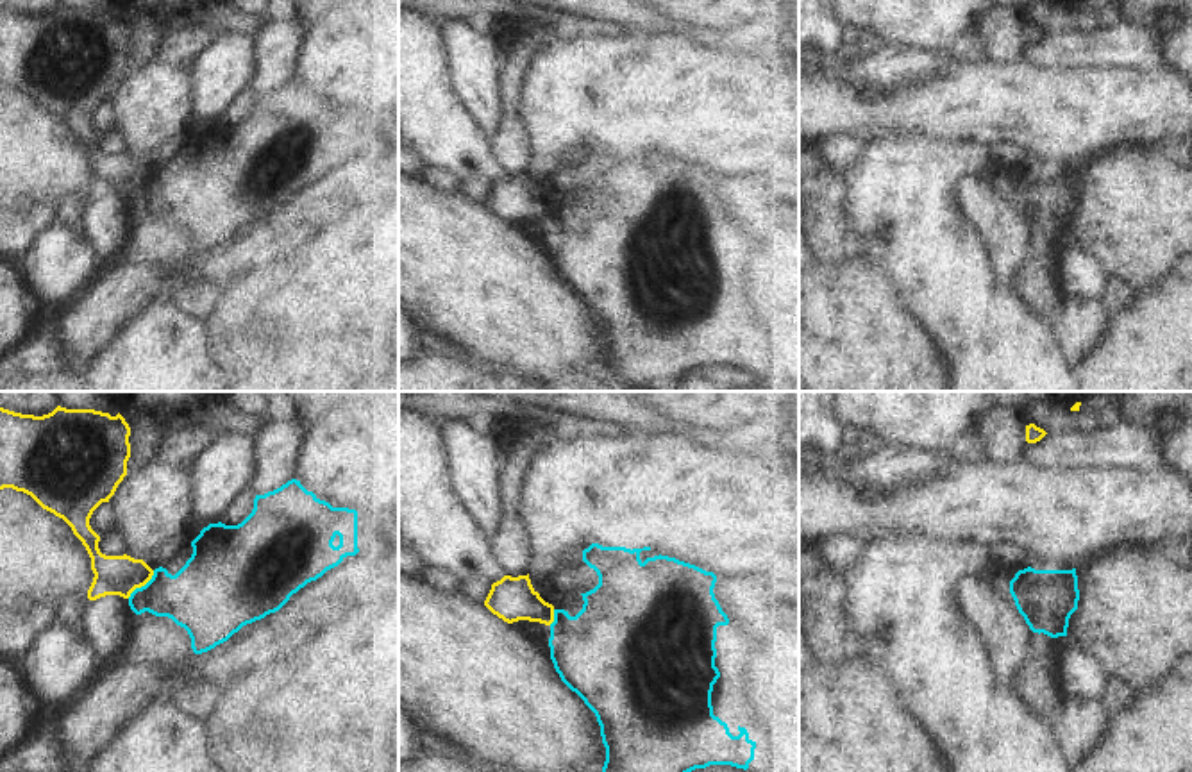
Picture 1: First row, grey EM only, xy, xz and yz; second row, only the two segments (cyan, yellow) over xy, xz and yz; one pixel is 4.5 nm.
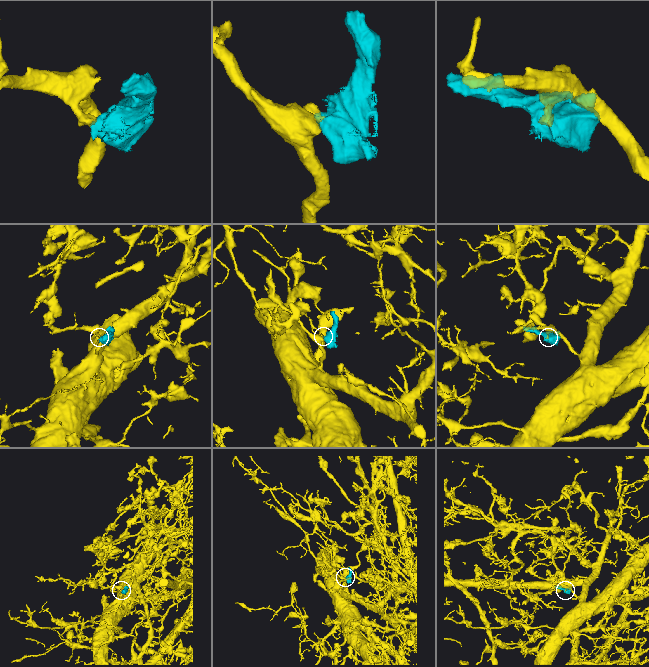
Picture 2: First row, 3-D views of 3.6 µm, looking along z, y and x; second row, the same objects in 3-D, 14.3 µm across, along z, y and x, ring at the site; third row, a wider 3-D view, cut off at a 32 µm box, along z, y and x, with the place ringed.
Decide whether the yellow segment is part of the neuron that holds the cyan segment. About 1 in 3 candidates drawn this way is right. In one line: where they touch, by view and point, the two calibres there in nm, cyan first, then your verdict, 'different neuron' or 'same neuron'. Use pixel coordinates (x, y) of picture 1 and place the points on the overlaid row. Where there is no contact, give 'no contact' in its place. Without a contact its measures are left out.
meets cyan in xy at (142, 587); 280 nm thick on the cyan side, 180 nm on the other; different neuron

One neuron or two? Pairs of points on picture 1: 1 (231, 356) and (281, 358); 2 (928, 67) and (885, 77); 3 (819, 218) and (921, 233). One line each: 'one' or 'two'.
1: one
2: one
3: two

